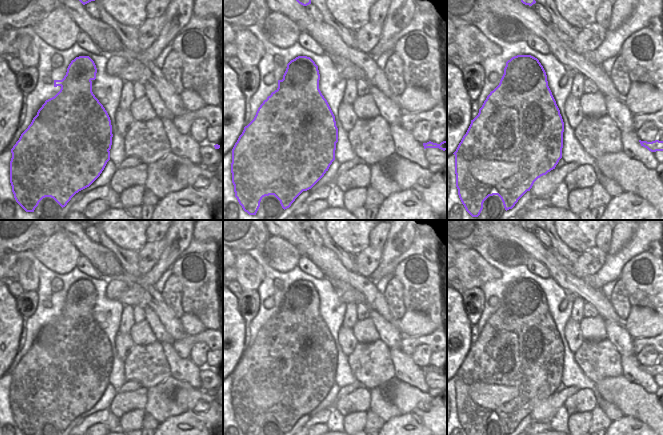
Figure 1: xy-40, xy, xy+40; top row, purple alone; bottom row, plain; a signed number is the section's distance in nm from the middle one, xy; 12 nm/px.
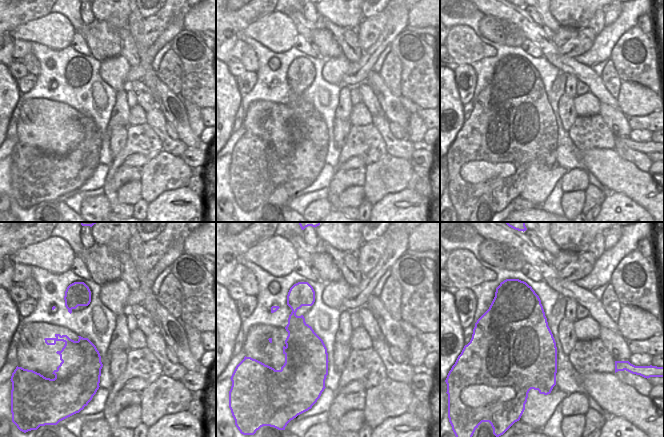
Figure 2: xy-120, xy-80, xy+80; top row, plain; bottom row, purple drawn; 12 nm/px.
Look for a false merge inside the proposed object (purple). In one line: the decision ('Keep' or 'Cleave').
Cleave

